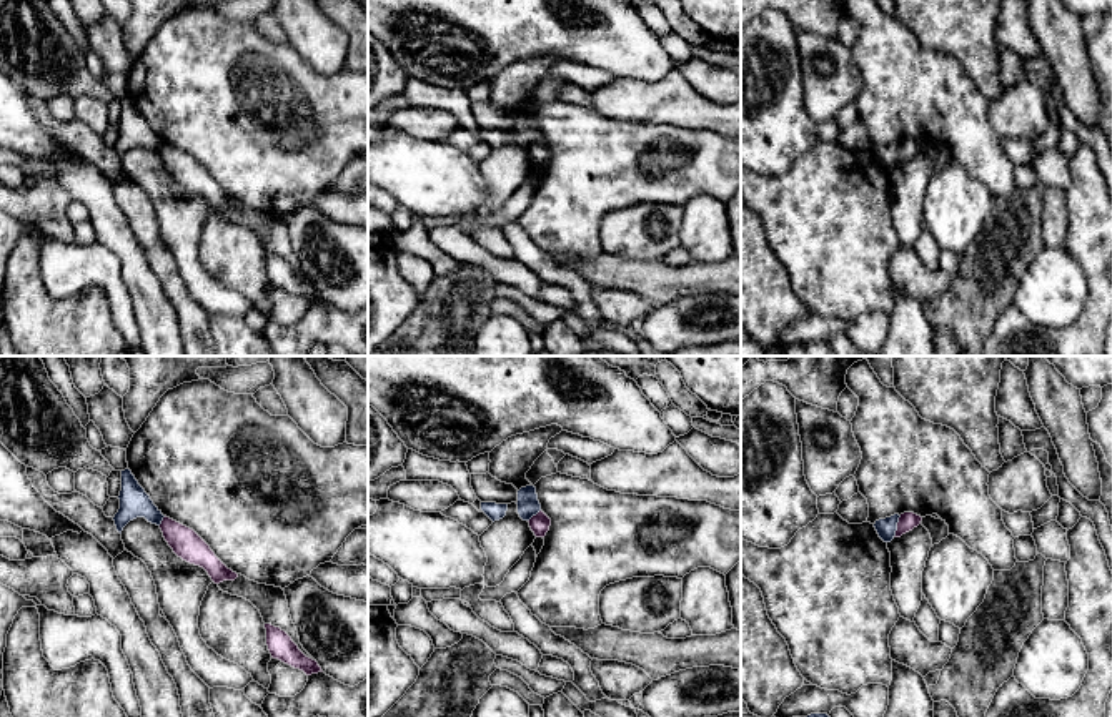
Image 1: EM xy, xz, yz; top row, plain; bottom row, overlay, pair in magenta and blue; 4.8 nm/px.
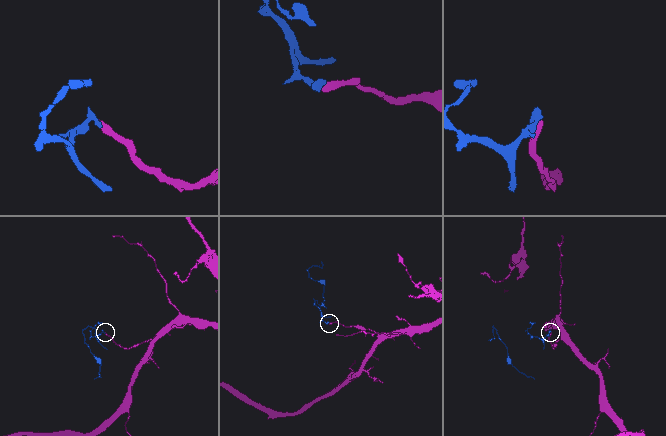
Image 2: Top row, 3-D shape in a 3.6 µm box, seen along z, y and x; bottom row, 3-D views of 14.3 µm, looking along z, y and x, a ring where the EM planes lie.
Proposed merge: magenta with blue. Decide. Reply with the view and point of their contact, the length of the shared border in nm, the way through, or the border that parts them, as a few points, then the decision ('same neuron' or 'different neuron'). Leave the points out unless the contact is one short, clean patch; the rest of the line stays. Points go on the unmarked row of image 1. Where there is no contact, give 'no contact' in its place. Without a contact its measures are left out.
meets magenta in yz at (898, 153); contact 110 nm long; border along yz (901, 143), (893, 163); different neuron

